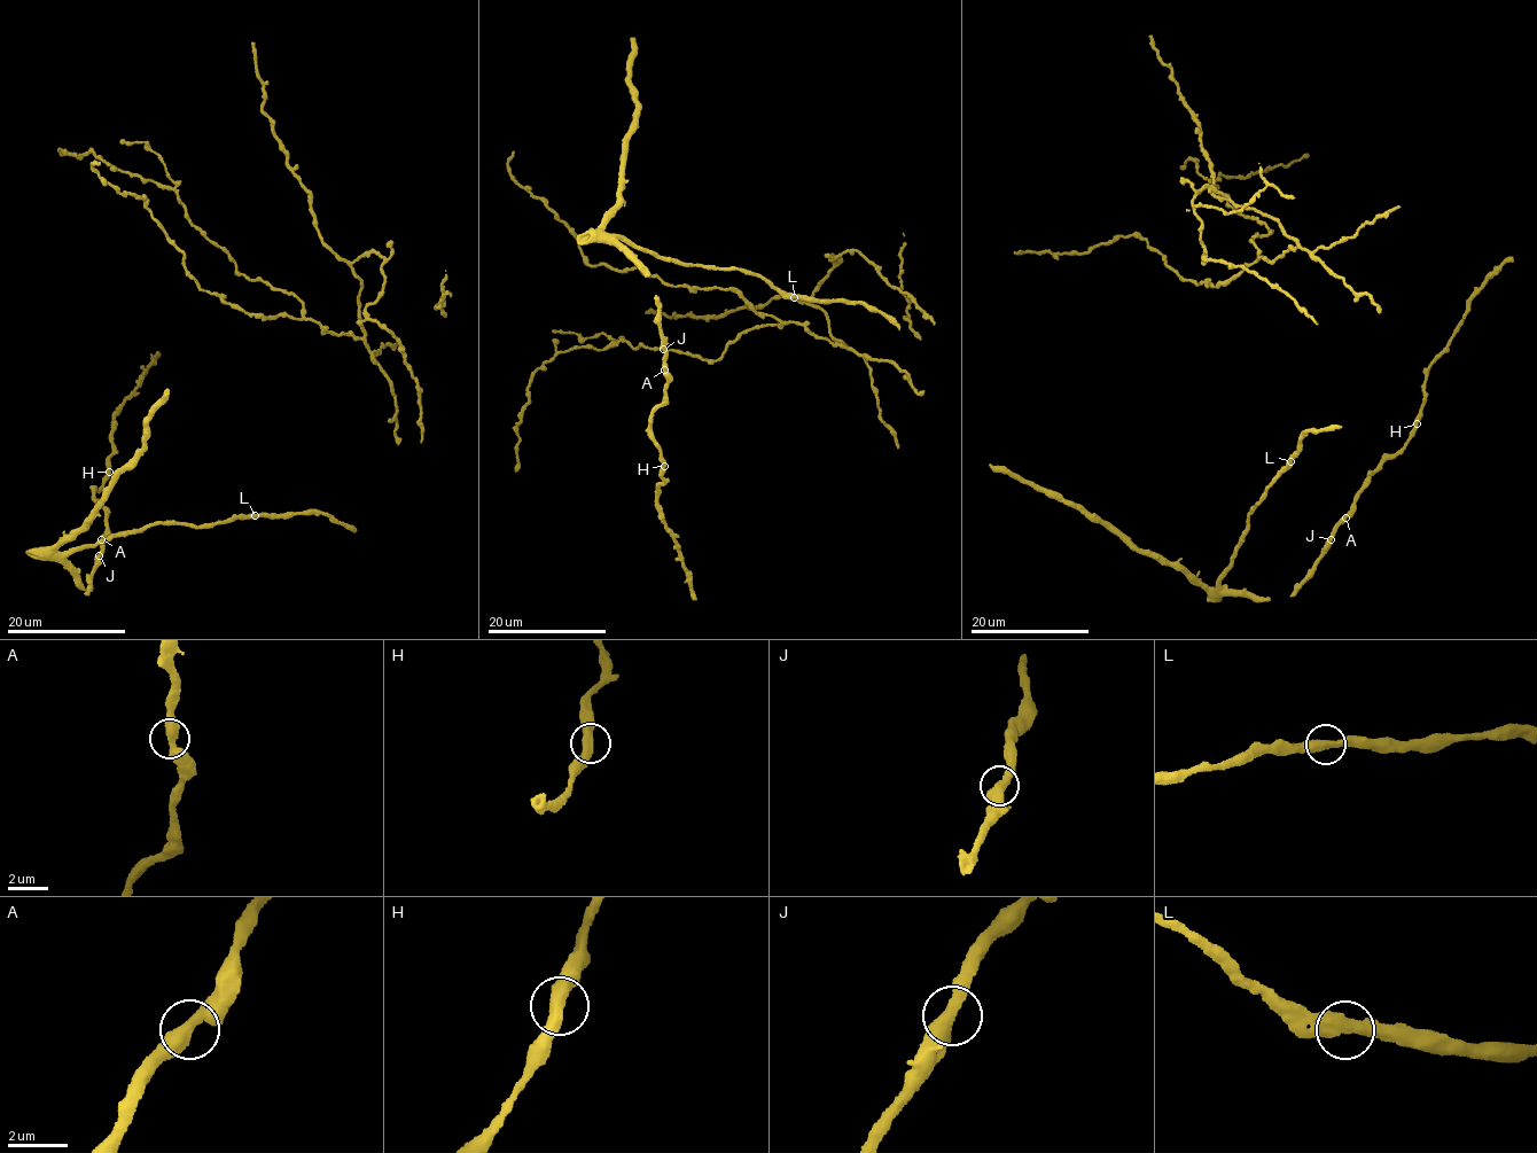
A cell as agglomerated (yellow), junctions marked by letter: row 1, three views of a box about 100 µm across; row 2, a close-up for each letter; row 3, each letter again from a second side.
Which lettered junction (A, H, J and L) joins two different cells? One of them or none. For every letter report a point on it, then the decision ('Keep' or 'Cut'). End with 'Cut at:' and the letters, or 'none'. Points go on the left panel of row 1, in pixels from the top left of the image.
A: Place: (101, 539). Keep
H: Place: (109, 472). Keep
J: Place: (99, 555). Keep
L: Place: (255, 515). Keep
Cut at: none

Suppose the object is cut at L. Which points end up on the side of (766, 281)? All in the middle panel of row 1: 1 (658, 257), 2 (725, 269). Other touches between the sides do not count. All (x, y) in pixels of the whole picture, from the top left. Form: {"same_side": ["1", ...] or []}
{"same_side": ["1", "2"]}

